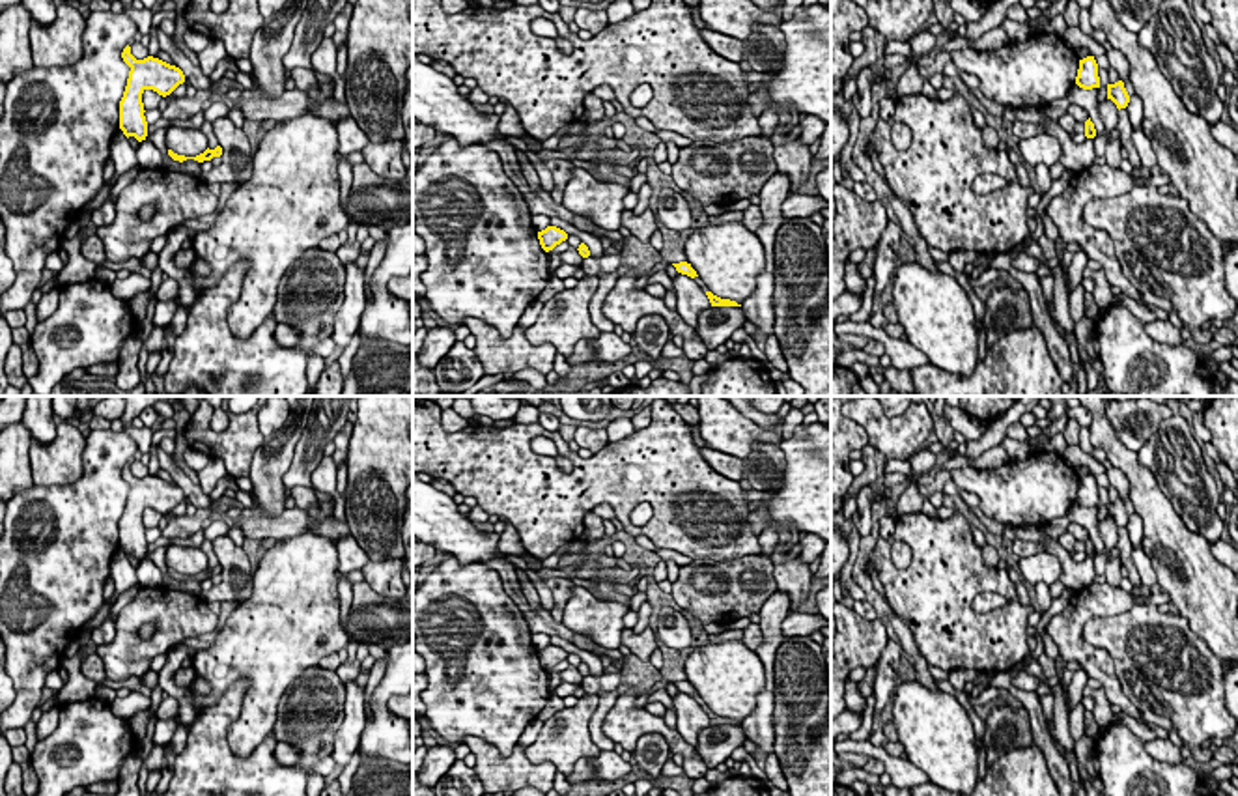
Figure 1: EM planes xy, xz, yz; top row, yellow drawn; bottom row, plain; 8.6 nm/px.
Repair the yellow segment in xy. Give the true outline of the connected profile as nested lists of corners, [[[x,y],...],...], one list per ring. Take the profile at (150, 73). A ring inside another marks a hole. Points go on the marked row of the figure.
[[[129,45],[123,49],[121,58],[131,67],[131,71],[123,97],[120,101],[120,129],[127,138],[134,136],[138,142],[142,142],[148,136],[142,93],[146,90],[153,90],[166,97],[185,82],[185,75],[179,67],[153,56],[136,60],[131,54]]]

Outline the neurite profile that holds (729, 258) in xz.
[[[739,220],[704,222],[693,230],[683,252],[713,295],[738,305],[753,295],[756,278],[766,267],[760,237]]]

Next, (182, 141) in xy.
[[[170,127],[164,138],[168,149],[185,157],[196,157],[209,148],[207,136],[200,129]]]

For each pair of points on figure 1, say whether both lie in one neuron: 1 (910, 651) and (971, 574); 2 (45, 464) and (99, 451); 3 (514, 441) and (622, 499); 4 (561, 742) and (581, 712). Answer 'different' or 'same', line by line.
1: different
2: different
3: same
4: same

